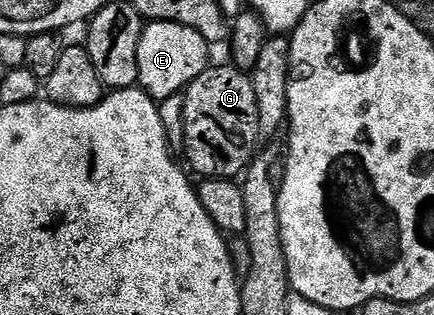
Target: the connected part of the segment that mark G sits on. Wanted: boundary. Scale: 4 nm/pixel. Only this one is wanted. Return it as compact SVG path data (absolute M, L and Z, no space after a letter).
M207 67L184 90L182 107L185 164L190 164L202 179L234 179L245 173L255 152L257 124L255 92L252 91L249 76L233 67Z

